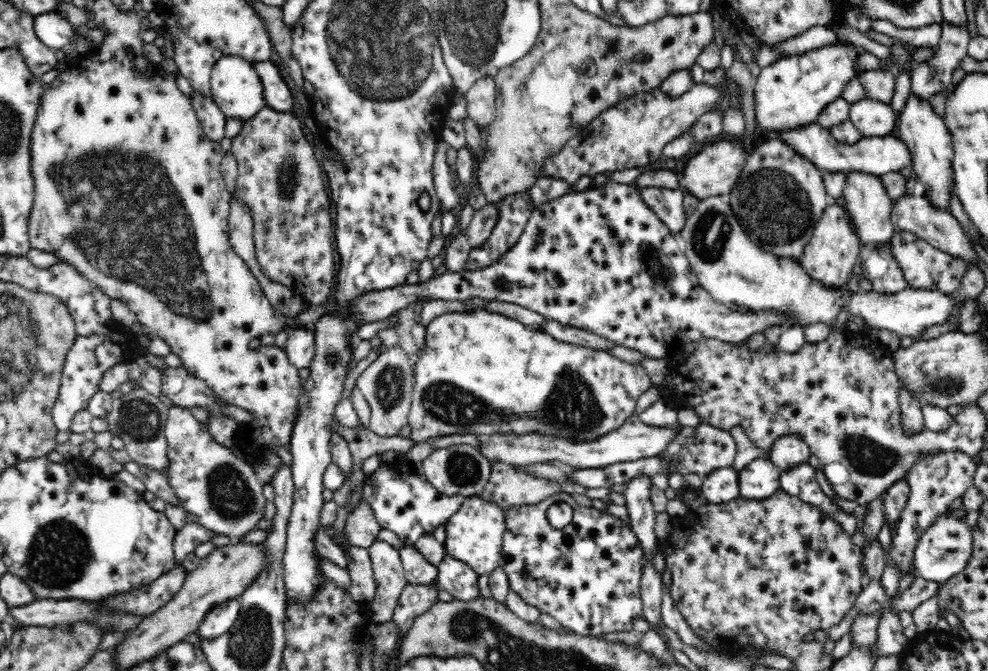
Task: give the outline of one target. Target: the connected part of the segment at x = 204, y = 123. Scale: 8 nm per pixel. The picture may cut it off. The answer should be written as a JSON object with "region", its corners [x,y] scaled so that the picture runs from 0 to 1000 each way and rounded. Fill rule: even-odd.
{"region":[[[195,133],[194,140],[187,149],[193,154],[193,162],[198,170],[200,183],[204,188],[210,204],[223,212],[227,206],[230,177],[223,168],[223,162],[214,143],[203,140]]]}

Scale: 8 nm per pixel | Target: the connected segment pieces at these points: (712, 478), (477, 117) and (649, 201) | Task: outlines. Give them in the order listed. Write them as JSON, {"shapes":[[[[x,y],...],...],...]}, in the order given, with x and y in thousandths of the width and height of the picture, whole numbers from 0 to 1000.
{"shapes":[[[[731,696],[712,708],[707,730],[711,742],[721,751],[736,750],[749,741],[746,700],[742,696]]],[[[500,116],[487,118],[471,143],[474,174],[484,191],[491,192],[500,182],[502,134]]],[[[654,280],[649,283],[650,297],[668,323],[670,331],[685,349],[692,340],[694,322],[691,311],[691,283]]]]}

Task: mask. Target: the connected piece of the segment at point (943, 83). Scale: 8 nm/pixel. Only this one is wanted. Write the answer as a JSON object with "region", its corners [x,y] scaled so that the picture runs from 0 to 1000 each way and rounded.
{"region":[[[955,33],[948,67],[949,80],[943,91],[926,101],[922,113],[922,136],[932,146],[959,137],[964,107],[972,100],[972,91],[979,82],[982,58],[979,37]]]}

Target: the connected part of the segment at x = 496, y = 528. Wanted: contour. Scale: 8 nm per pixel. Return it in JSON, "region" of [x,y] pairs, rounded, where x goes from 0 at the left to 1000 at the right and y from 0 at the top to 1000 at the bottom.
{"region":[[[476,739],[470,745],[466,760],[455,770],[451,784],[452,802],[450,821],[462,835],[476,844],[484,858],[496,857],[506,845],[508,811],[512,794],[512,770],[509,757],[490,744],[488,739]]]}

